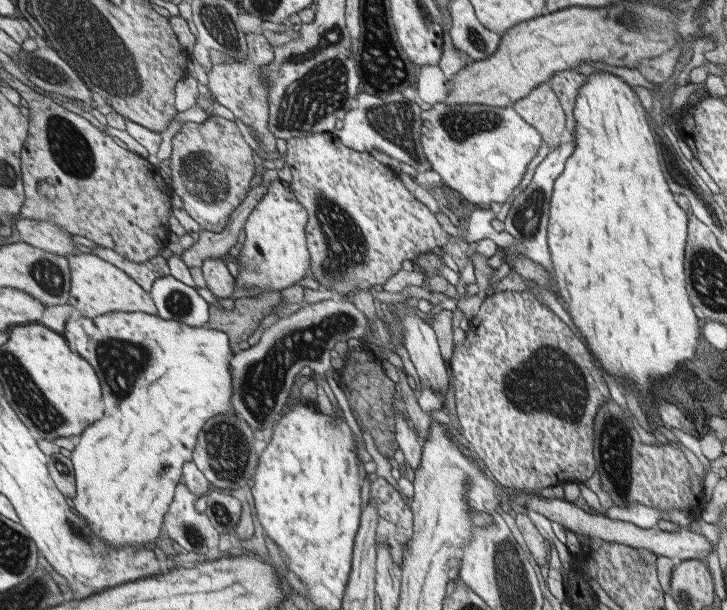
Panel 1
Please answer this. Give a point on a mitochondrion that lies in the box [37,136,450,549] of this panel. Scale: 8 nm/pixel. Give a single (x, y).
(262, 385)

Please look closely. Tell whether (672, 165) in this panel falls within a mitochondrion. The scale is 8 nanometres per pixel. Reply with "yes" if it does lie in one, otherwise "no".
no

